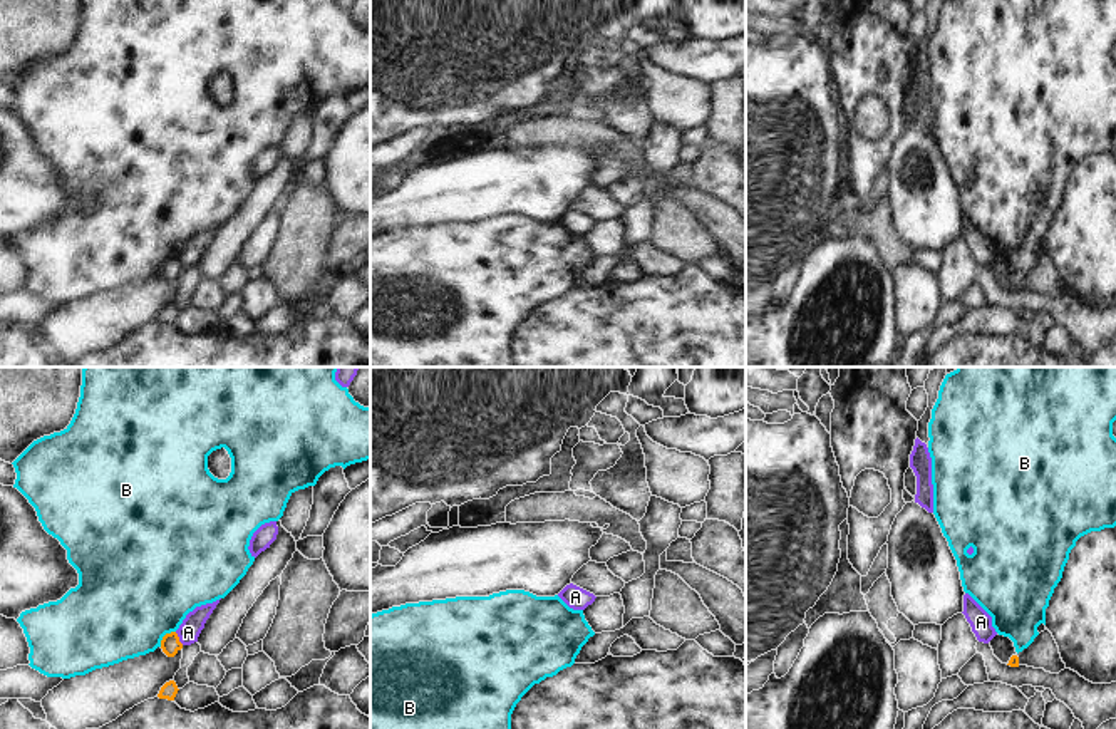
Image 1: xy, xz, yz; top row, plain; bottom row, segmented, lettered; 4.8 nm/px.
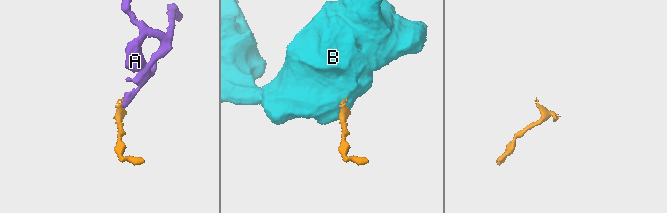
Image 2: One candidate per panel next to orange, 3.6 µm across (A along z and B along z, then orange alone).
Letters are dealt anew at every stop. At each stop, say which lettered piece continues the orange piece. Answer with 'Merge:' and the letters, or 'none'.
Merge: none

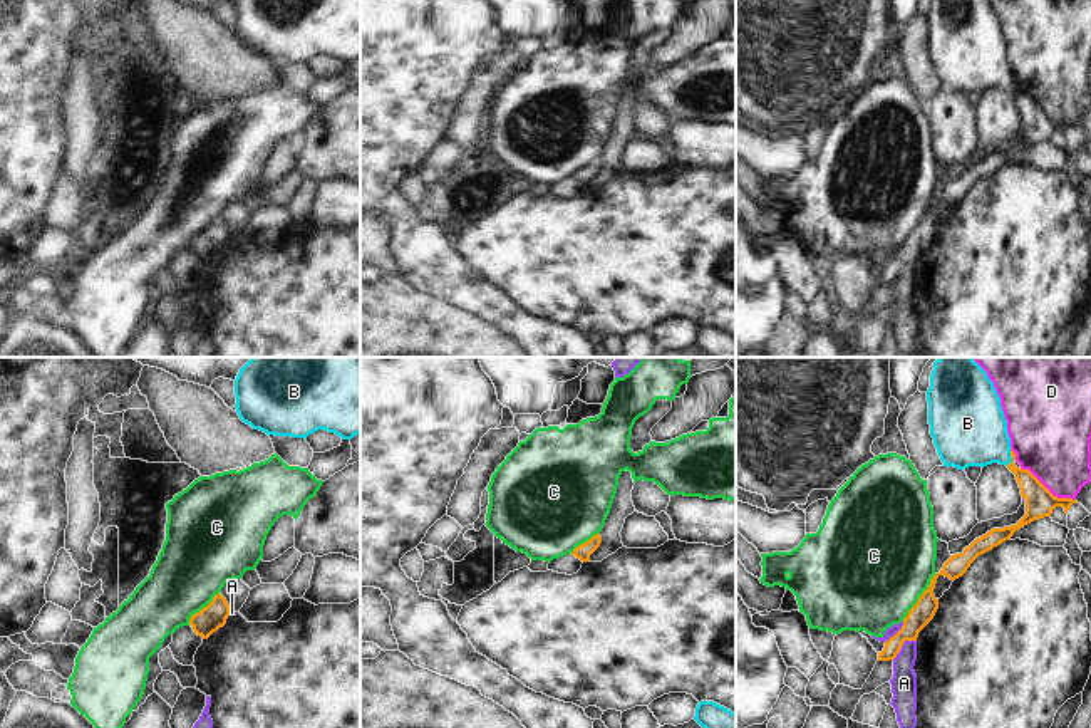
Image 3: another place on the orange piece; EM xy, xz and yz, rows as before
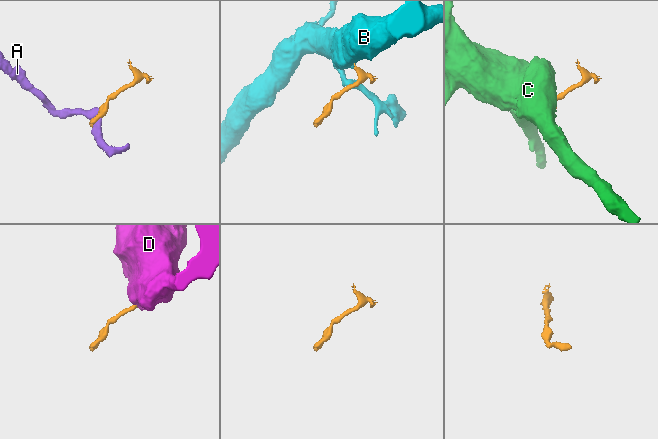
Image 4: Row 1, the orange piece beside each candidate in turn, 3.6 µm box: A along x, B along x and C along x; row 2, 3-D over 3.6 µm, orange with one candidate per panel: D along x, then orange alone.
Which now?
Merge: B

